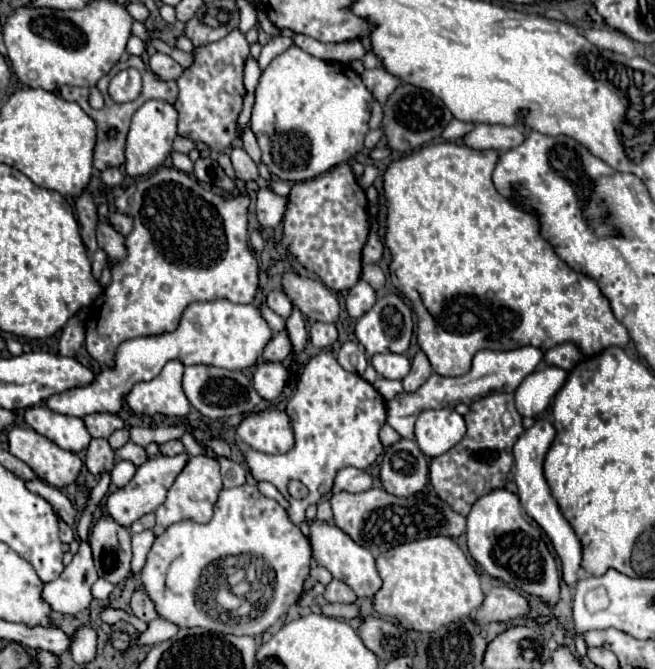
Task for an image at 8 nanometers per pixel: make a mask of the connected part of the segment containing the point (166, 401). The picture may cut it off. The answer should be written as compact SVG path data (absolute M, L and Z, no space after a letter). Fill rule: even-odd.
M178 360L168 362L160 376L150 382L136 382L126 394L128 406L138 414L164 414L164 416L186 416L190 412L188 398L182 390L184 364Z

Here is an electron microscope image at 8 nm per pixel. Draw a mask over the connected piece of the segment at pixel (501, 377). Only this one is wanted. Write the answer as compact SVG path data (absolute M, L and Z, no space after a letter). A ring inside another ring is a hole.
M524 346L518 350L508 352L494 352L494 350L480 350L474 356L472 370L464 376L440 376L432 374L416 392L402 392L396 400L386 400L386 424L390 424L402 438L414 438L414 424L416 418L424 410L432 408L454 408L456 404L472 404L480 396L488 396L492 392L514 392L518 384L532 374L538 364L542 362L542 350L534 346Z

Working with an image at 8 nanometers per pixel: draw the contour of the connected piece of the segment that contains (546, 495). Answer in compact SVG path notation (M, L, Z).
M536 420L536 424L532 428L528 428L514 444L514 464L516 464L516 486L518 486L518 498L522 508L526 510L528 516L532 516L538 526L548 534L548 538L554 544L556 554L562 560L562 578L566 580L566 584L574 584L576 582L576 570L580 568L580 560L582 560L582 546L580 540L576 538L572 526L566 522L566 518L562 516L556 500L550 494L550 488L546 484L544 472L542 472L542 464L544 464L544 456L554 440L554 426L548 420Z

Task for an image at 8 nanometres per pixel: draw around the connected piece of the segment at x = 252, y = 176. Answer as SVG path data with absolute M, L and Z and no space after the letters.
M232 148L230 152L230 158L232 158L232 166L236 170L236 178L238 180L256 180L258 178L258 168L254 164L254 160L246 154L244 148Z

